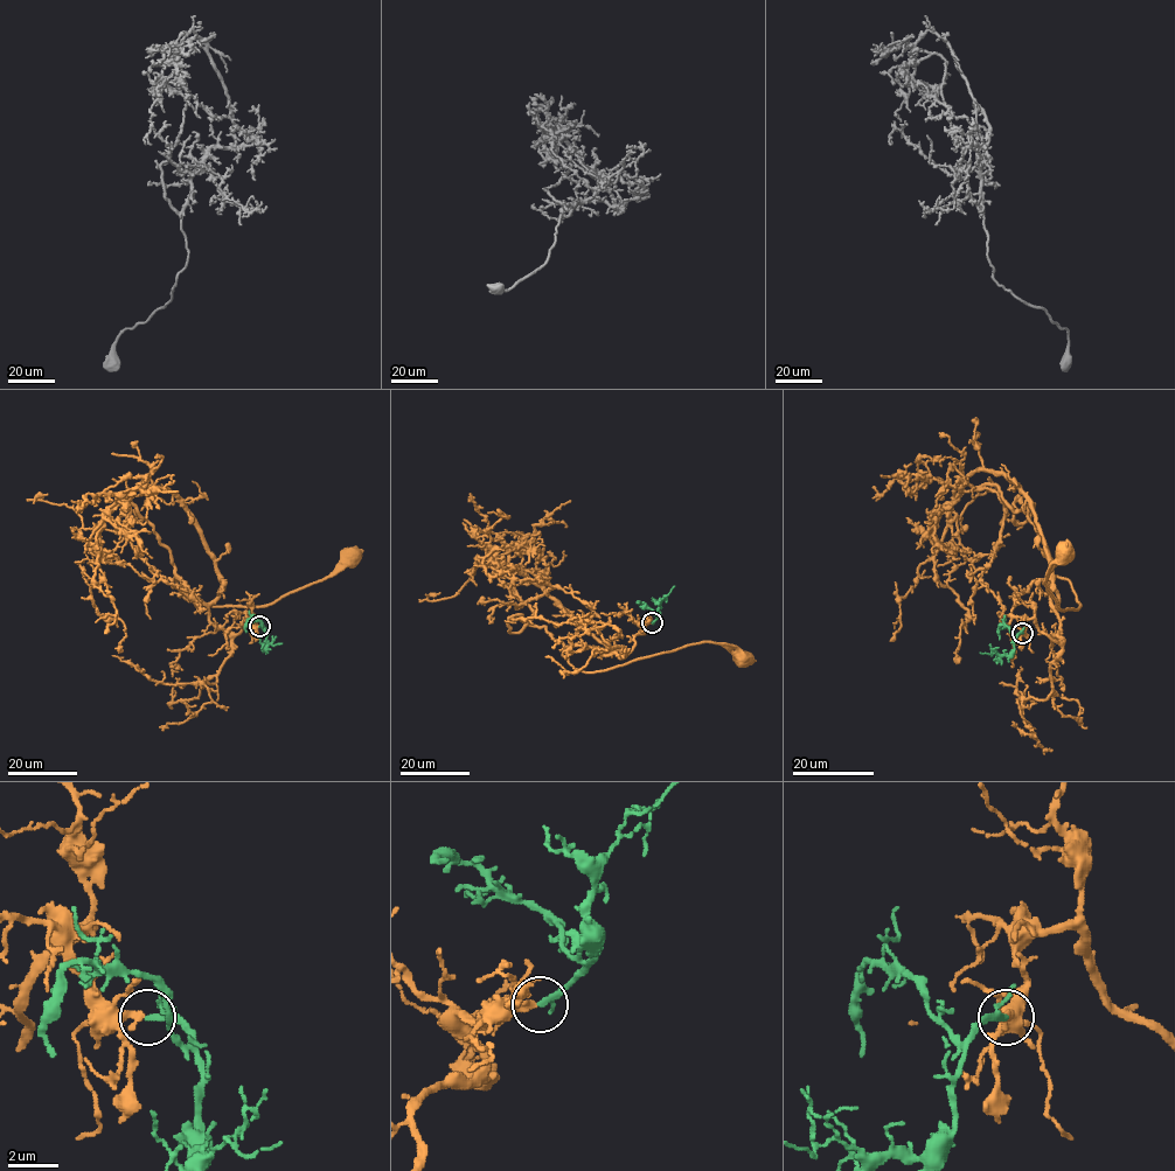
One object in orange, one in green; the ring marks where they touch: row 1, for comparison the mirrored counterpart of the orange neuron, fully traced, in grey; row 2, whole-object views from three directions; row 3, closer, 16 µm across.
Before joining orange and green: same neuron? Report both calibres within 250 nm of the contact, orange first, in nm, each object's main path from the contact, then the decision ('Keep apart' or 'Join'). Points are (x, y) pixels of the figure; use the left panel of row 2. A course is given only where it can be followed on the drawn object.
Thickness 280 nm (orange) against 190 nm. Course of orange: (259, 626), (250, 614), (238, 633), (217, 627), (174, 578), (193, 601), (263, 606), (324, 580), (352, 557). Course of green: (259, 626), (265, 631), (265, 646), (282, 643). Join

